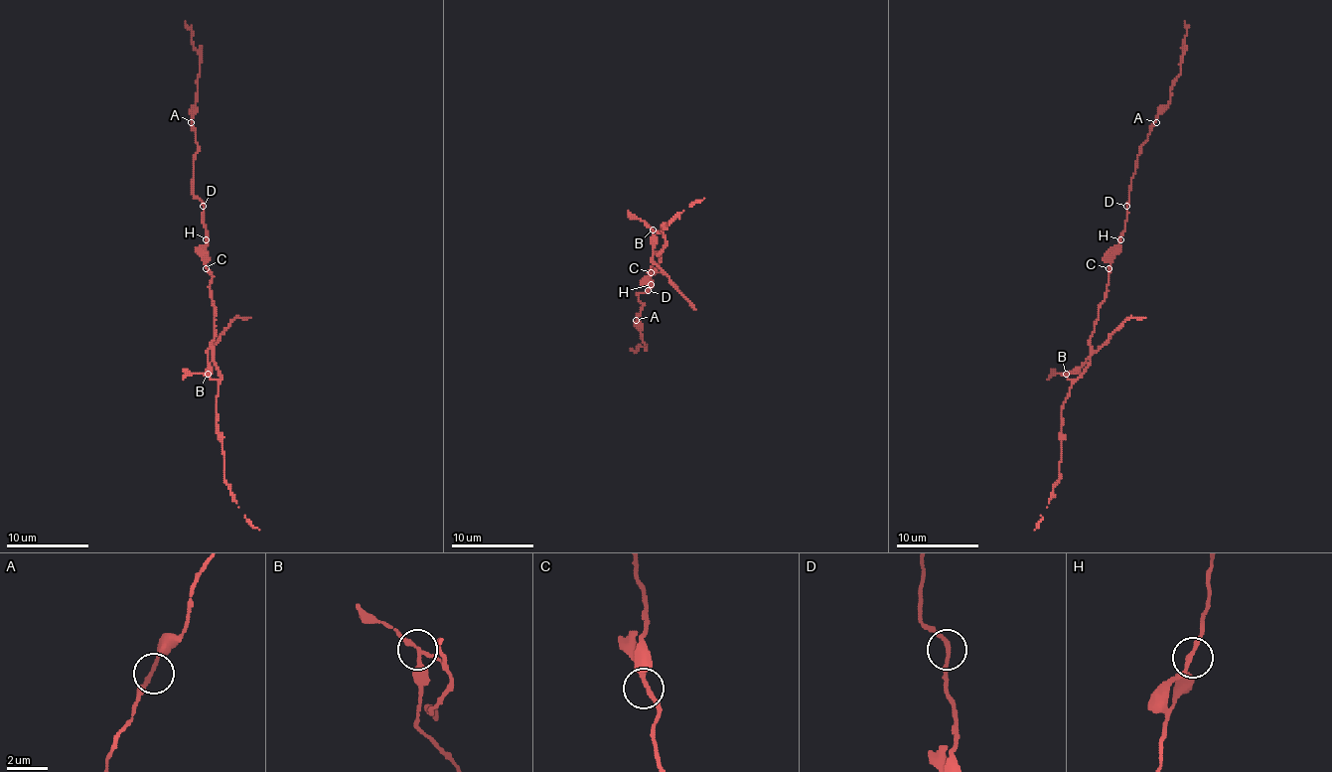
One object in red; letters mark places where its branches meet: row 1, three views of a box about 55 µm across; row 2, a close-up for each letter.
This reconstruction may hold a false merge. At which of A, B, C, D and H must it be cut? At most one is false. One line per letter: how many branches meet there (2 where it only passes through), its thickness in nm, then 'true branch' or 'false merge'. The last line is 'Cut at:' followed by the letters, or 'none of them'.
A: 2 | 190 nm | true branch
B: 3 | 170 nm | false merge
C: 3 | 170 nm | true branch
D: 2 | 170 nm | true branch
H: 2 | 180 nm | true branch
Cut at: B

